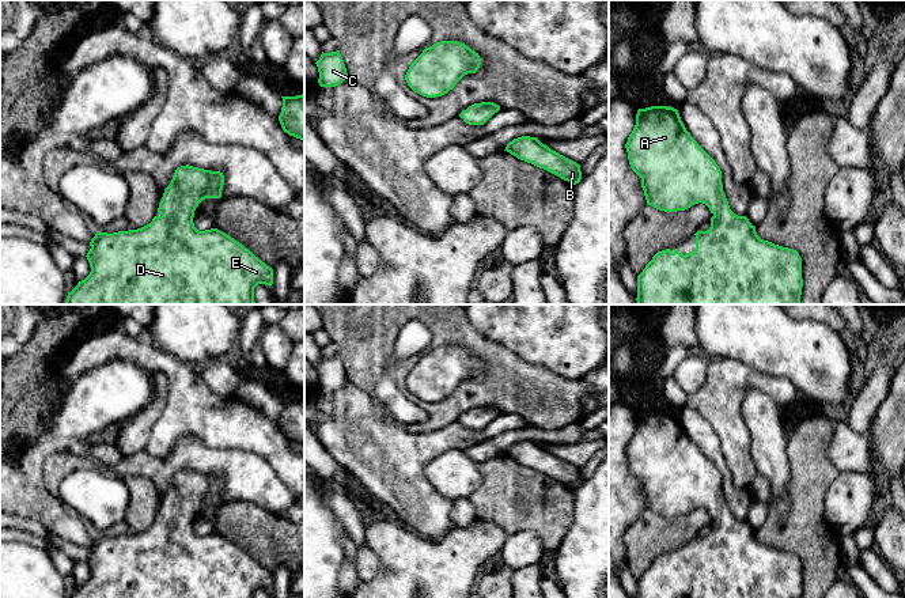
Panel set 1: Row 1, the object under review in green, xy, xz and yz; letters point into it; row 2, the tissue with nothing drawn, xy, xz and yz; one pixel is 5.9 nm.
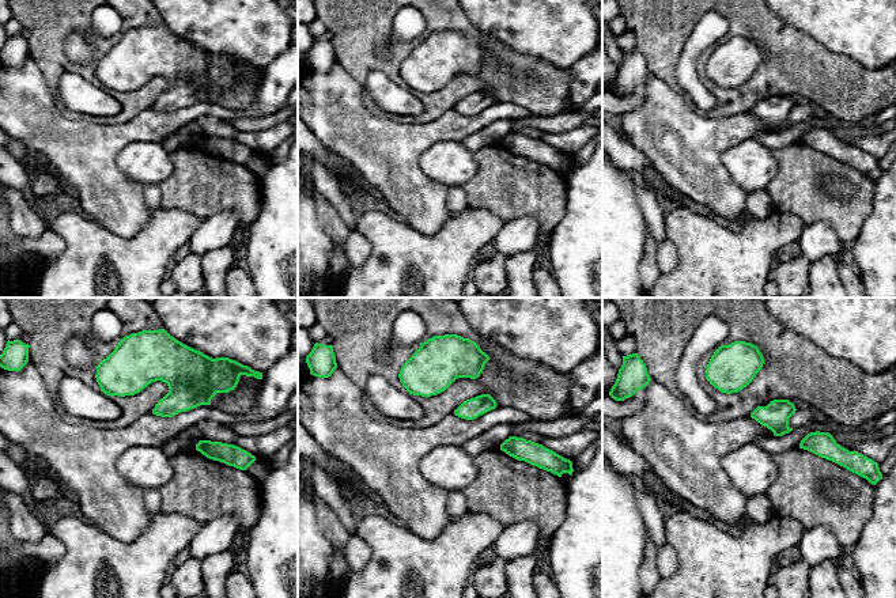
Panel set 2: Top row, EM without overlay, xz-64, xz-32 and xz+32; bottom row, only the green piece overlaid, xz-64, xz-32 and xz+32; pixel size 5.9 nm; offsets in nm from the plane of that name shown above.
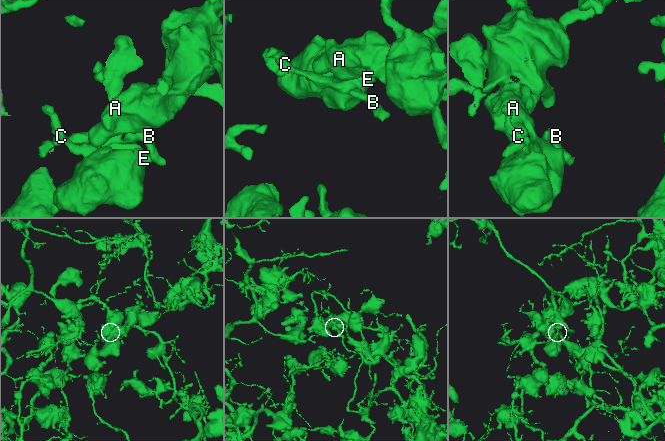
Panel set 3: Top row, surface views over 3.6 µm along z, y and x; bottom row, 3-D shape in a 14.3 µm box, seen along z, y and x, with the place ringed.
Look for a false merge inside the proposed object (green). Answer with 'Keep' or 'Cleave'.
Keep

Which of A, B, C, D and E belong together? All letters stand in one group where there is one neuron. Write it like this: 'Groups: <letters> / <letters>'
Groups: A B C D E

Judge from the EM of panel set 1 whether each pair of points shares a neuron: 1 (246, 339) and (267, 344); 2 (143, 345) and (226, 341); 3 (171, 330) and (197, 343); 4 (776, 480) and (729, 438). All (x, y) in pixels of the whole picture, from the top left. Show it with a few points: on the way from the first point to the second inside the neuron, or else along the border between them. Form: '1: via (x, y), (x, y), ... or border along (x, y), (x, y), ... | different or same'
1: border along (265, 324), (257, 345) | different
2: border along (146, 335), (155, 344), (184, 362) | different
3: via (178, 330), (185, 330), (190, 336) | same
4: border along (748, 428), (752, 460), (757, 473) | different

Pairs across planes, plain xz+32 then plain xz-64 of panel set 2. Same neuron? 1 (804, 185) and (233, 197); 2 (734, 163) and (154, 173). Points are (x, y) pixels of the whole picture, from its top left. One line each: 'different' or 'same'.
1: same
2: same

